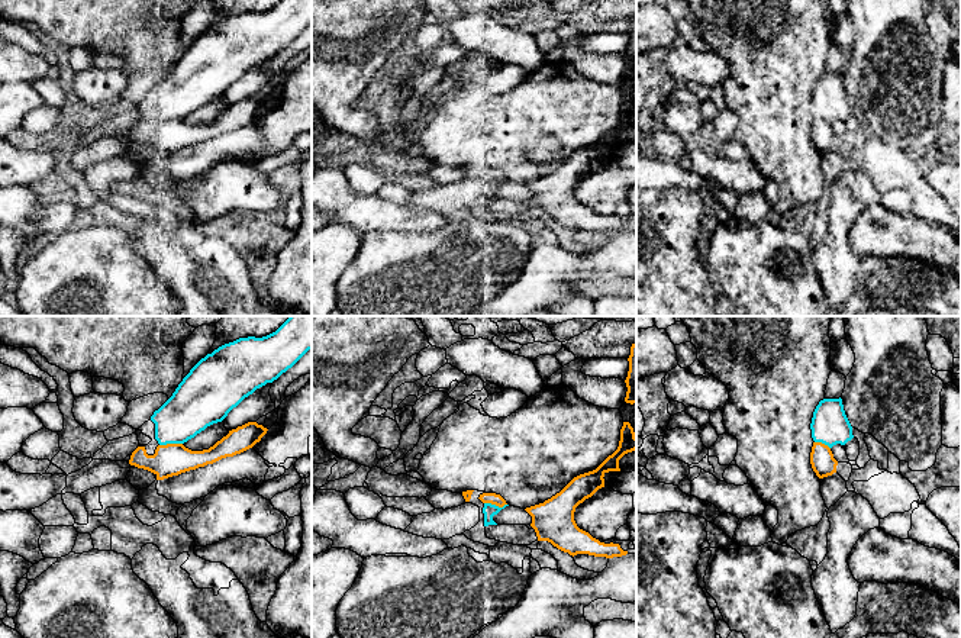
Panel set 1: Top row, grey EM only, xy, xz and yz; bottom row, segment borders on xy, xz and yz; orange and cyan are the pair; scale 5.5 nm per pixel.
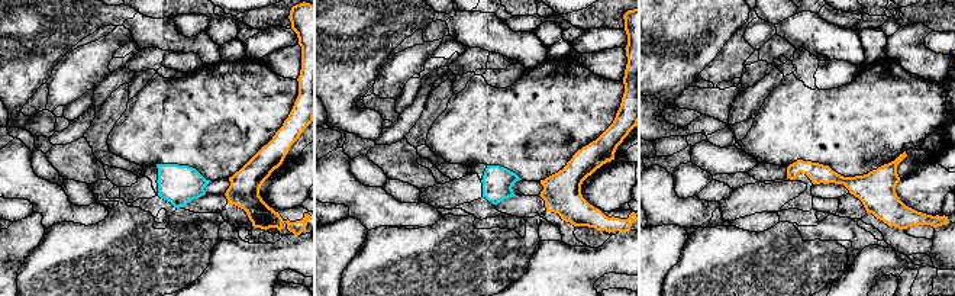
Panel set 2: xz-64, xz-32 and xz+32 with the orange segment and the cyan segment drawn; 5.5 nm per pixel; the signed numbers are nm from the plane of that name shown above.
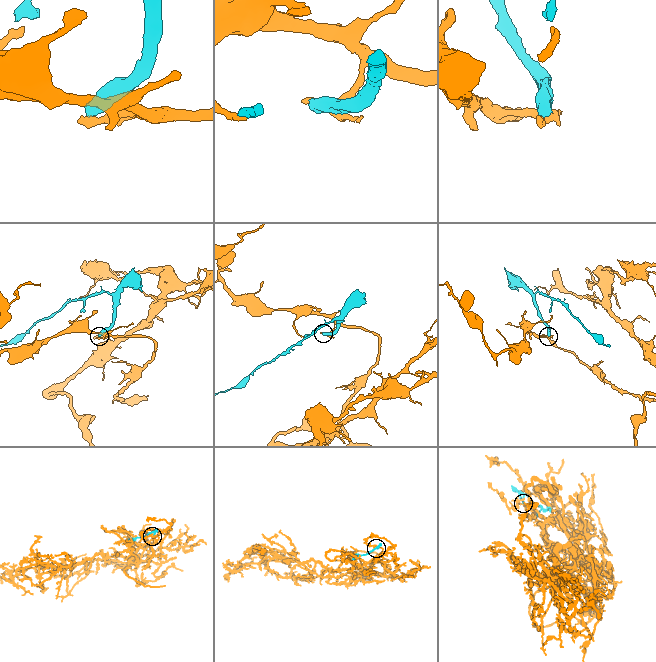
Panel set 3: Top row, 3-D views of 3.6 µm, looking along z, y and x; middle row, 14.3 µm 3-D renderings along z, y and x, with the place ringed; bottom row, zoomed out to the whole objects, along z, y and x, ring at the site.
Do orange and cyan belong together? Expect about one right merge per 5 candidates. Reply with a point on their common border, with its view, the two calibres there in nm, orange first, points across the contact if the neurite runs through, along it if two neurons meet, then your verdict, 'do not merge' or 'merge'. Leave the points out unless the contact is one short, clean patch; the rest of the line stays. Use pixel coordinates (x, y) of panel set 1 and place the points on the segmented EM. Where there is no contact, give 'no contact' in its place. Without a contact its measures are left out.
xy (170, 444) | 180/280 nm | do not merge

